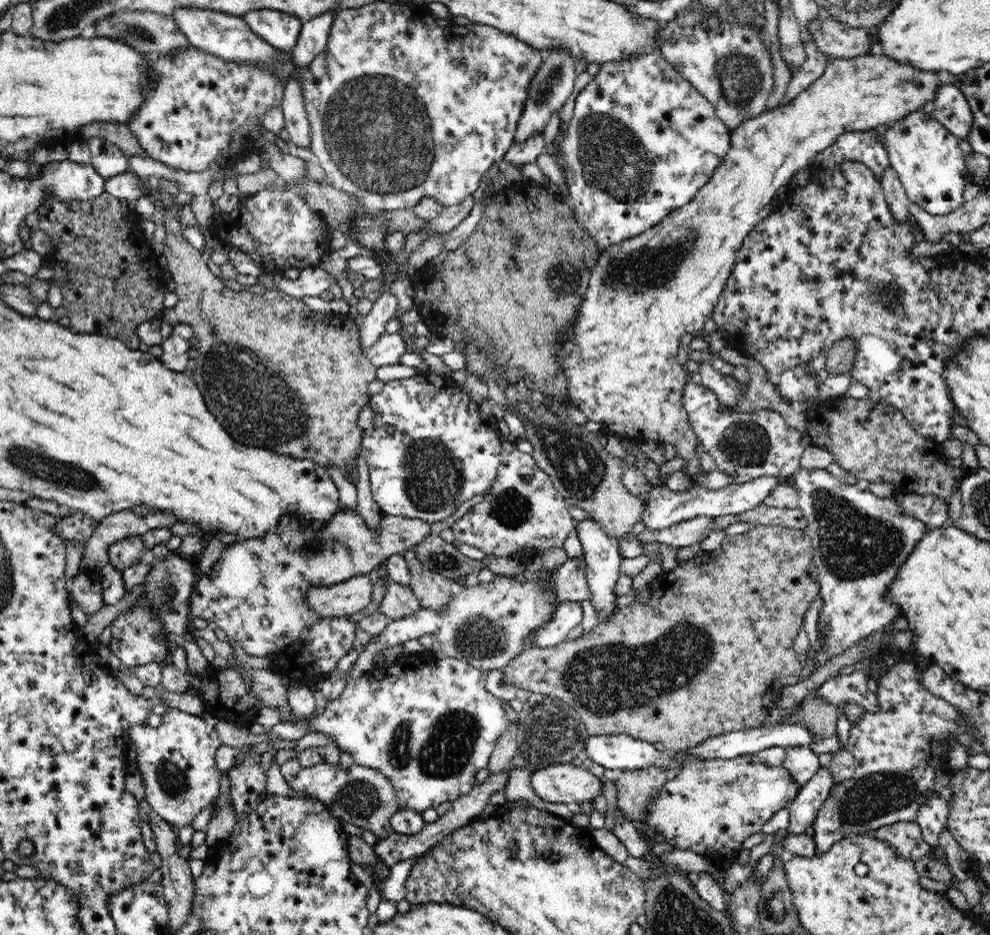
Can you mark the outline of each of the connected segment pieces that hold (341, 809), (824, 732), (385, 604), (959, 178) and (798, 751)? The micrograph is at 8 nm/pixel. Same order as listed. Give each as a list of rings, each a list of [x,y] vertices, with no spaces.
[[[356,763],[350,767],[343,767],[341,764],[319,764],[301,768],[289,786],[299,794],[322,801],[331,813],[344,823],[350,822],[363,831],[374,832],[380,839],[394,833],[390,818],[398,811],[398,797],[388,777],[380,771]]]
[[[817,688],[805,696],[801,710],[801,723],[818,738],[836,736],[836,726],[840,717],[840,708],[817,696]]]
[[[390,582],[378,612],[391,621],[411,616],[421,608],[420,601],[413,592],[411,586]]]
[[[912,112],[911,116],[893,122],[892,126],[879,127],[879,132],[881,132],[880,142],[886,147],[891,168],[898,173],[910,202],[919,204],[922,210],[936,216],[954,212],[965,203],[962,195],[966,186],[966,180],[962,174],[963,168],[967,168],[964,163],[965,154],[958,147],[960,140],[938,123],[936,118],[930,118],[924,112]]]
[[[806,745],[785,748],[783,767],[791,772],[792,778],[800,788],[821,768],[818,754]]]

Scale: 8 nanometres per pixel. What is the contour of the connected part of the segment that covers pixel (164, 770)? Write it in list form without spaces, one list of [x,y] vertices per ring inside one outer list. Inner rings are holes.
[[[172,709],[162,716],[162,723],[157,728],[148,725],[129,728],[128,738],[137,747],[135,761],[145,790],[145,801],[177,829],[190,825],[193,818],[218,797],[222,771],[217,767],[215,754],[222,744],[215,734],[215,724],[221,720],[209,713],[204,719],[179,709]]]

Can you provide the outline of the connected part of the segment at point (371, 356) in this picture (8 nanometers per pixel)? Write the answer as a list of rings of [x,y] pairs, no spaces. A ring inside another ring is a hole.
[[[384,333],[370,348],[368,348],[367,357],[376,367],[396,364],[400,356],[410,351],[410,345],[404,333]]]

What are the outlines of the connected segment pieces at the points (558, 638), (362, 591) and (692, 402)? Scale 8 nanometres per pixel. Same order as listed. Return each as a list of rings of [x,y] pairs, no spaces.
[[[564,602],[557,606],[554,618],[532,635],[532,647],[554,647],[566,641],[574,626],[584,618],[582,603]]]
[[[364,574],[341,584],[310,588],[305,594],[306,604],[321,618],[348,617],[366,609],[372,600],[373,585]]]
[[[691,380],[684,385],[682,404],[697,439],[716,461],[717,470],[732,476],[734,483],[742,484],[764,476],[790,479],[799,470],[806,435],[786,425],[779,412],[766,409],[757,413],[737,412],[733,406],[721,406],[714,392]]]

